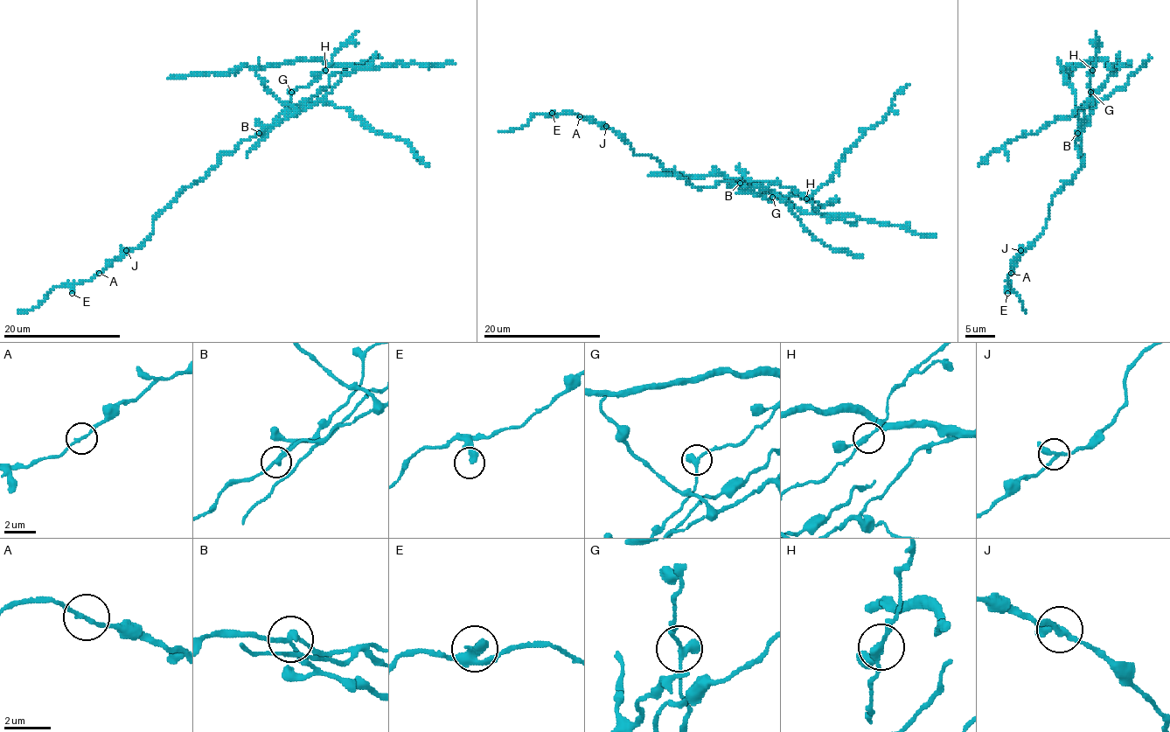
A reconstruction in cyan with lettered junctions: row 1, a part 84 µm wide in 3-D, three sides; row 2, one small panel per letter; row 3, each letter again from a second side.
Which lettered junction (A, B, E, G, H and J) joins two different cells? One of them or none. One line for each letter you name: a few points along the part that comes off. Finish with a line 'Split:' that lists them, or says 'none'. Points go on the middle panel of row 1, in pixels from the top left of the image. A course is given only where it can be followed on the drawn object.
B: course (740, 184), (791, 186), (820, 212), (833, 217), (797, 210), (724, 175), (649, 176)
Split: B

